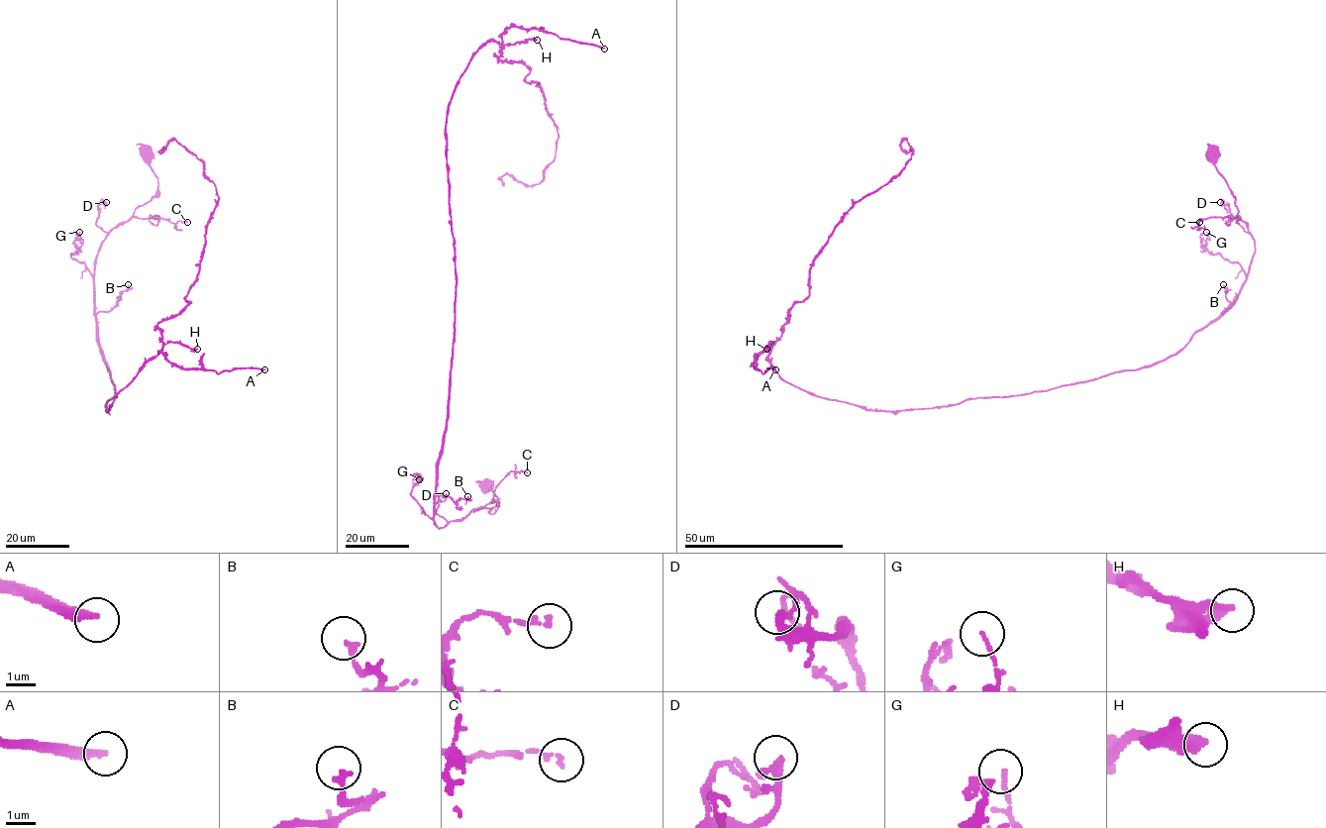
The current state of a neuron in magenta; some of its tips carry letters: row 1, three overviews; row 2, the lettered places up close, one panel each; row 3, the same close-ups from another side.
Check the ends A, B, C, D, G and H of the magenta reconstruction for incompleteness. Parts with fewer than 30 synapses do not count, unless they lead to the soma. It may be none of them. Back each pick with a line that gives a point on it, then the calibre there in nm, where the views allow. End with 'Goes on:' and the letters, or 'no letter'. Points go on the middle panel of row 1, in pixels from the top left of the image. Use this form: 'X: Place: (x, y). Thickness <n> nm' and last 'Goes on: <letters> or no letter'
A: Place: (604, 49). Thickness 280 nm
Goes on: A

